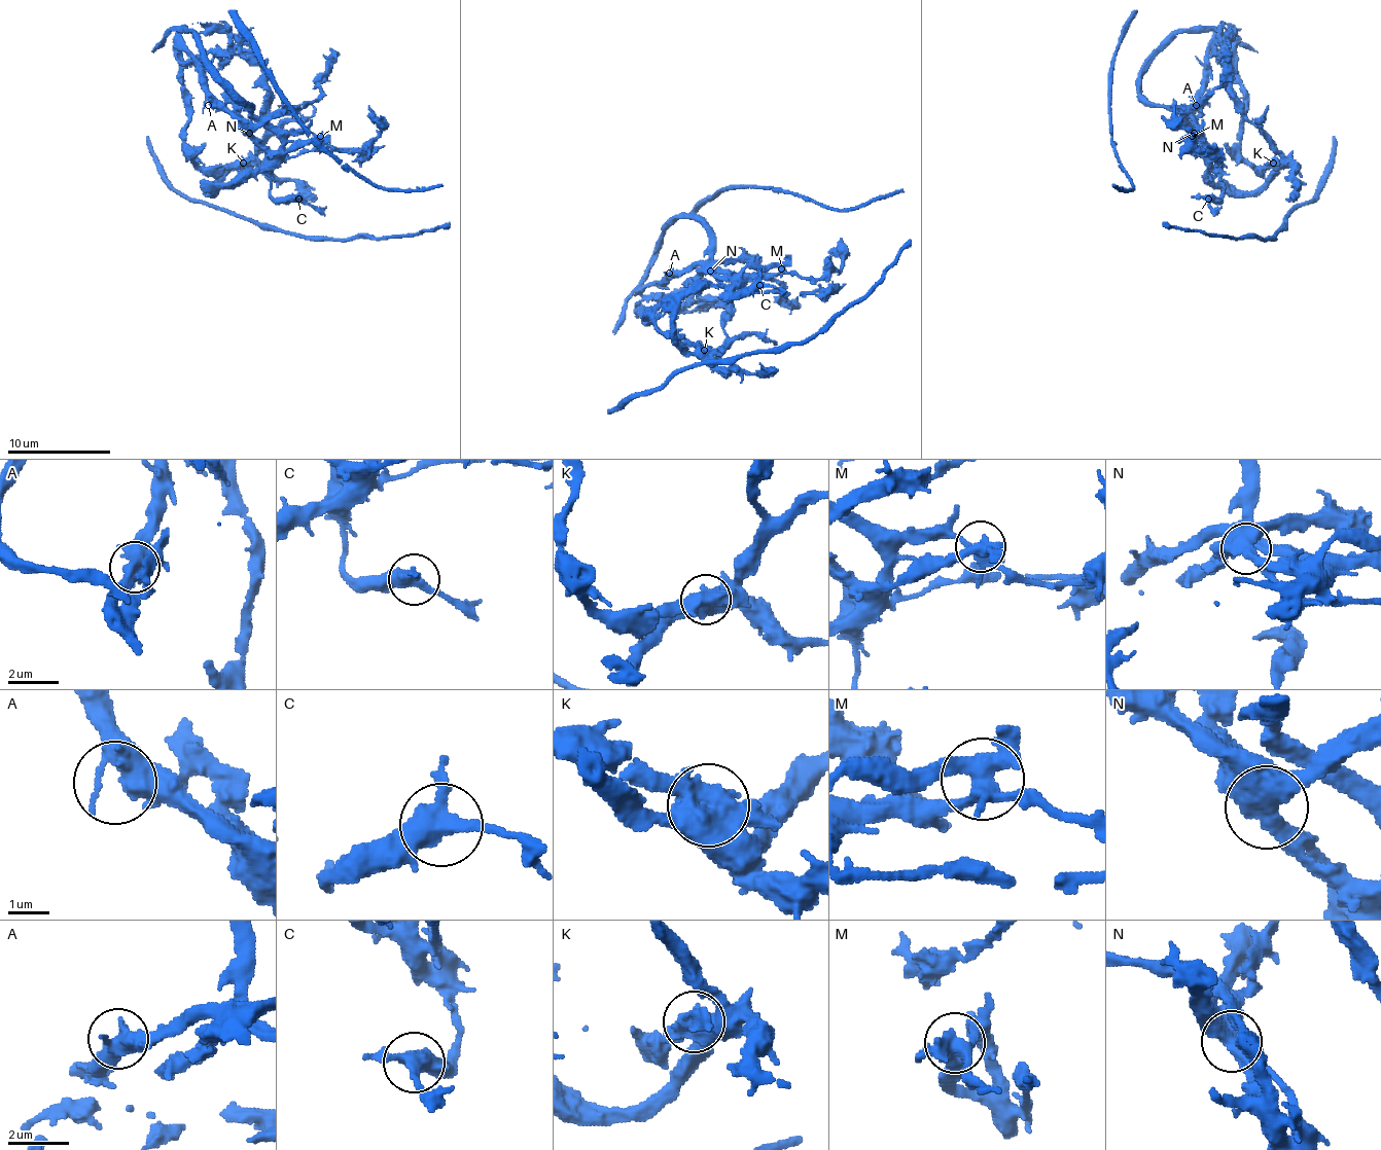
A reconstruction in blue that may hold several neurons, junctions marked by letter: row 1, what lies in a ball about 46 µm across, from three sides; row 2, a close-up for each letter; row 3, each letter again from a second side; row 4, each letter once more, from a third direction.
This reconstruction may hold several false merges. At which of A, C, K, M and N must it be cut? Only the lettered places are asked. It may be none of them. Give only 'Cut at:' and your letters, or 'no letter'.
Cut at: K, M, N

